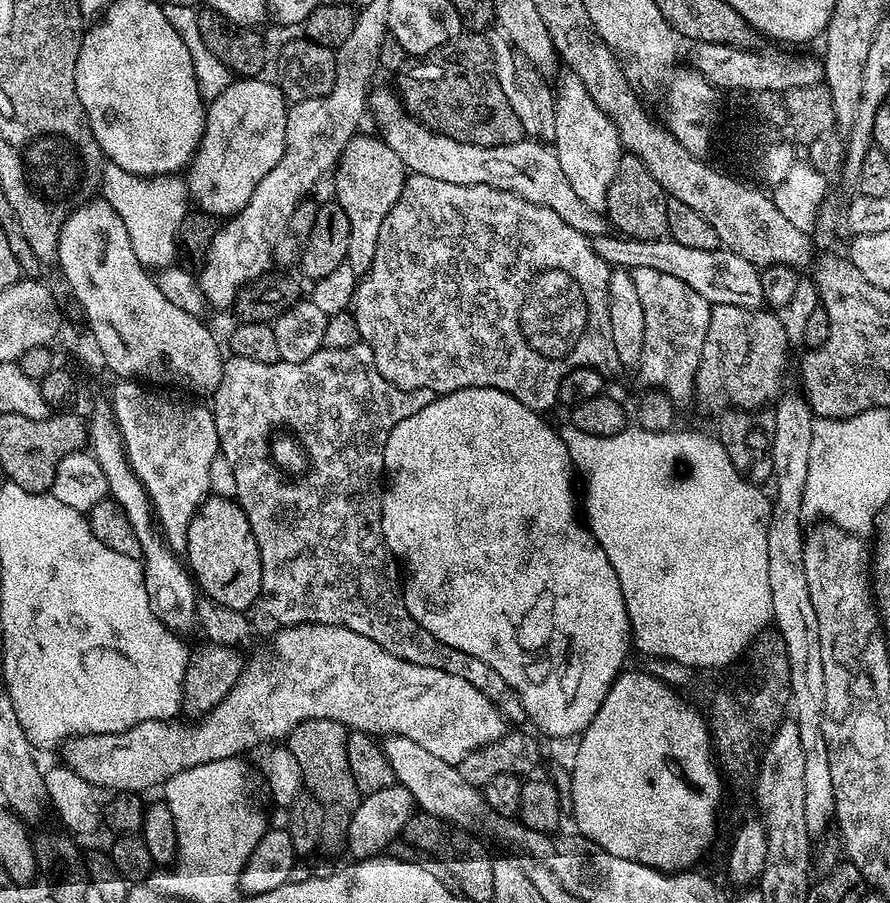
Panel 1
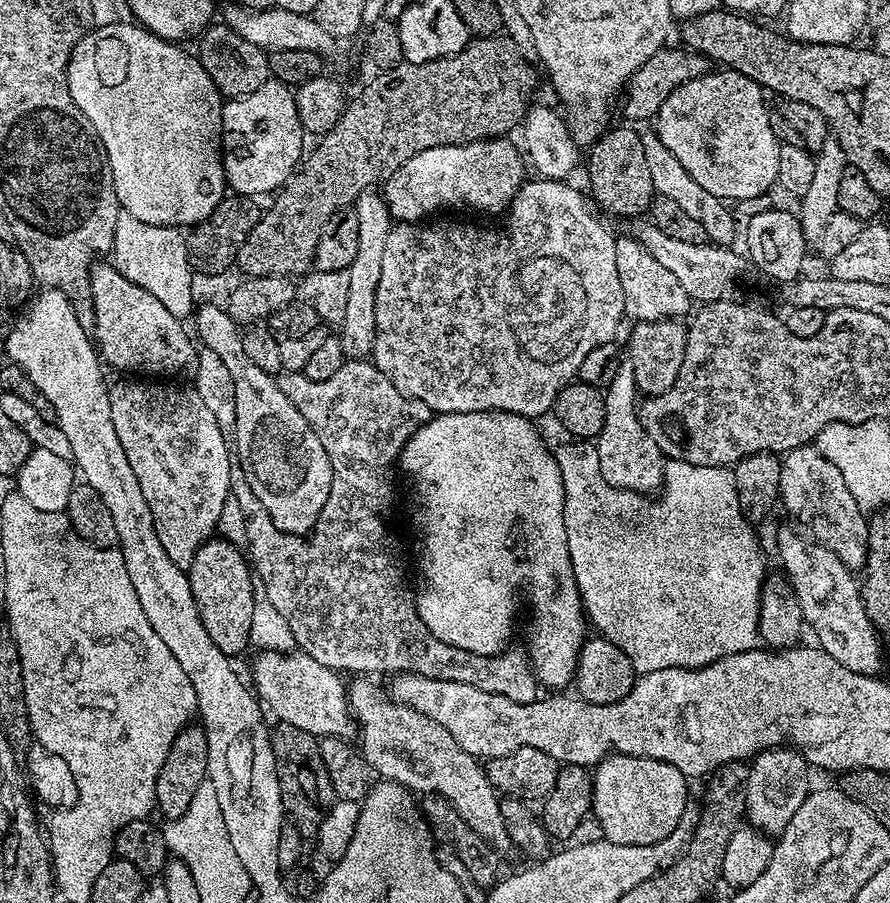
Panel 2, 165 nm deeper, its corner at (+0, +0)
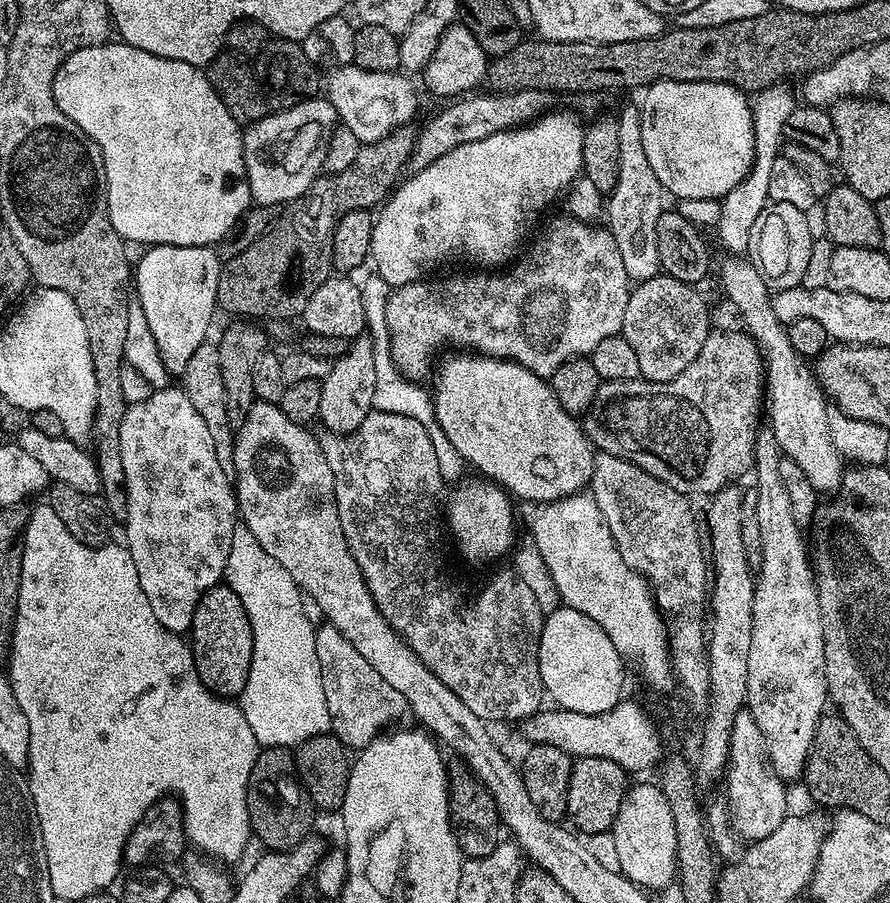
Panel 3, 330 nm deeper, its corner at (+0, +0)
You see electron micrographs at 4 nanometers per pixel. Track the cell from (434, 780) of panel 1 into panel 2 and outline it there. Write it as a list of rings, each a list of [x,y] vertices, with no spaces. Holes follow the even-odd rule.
[[[292,650],[287,654],[260,654],[252,664],[252,680],[255,695],[263,701],[269,713],[272,711],[277,716],[275,719],[279,723],[298,726],[298,730],[306,730],[317,738],[348,738],[351,732],[353,735],[357,731],[349,693],[346,688],[344,692],[344,684],[340,681],[343,679],[332,669],[322,666],[322,662],[314,662],[314,658],[304,652]]]

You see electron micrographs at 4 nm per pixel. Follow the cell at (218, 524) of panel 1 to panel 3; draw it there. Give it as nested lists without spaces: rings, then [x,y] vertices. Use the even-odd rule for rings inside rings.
[[[227,583],[215,584],[210,590],[206,590],[206,594],[202,594],[202,598],[194,610],[194,618],[190,629],[191,636],[190,647],[200,681],[208,687],[210,692],[215,692],[217,696],[239,697],[246,686],[246,678],[250,674],[254,638],[252,637],[250,618],[246,614],[246,606],[242,606],[242,598],[238,598],[238,594],[234,594],[234,590],[230,590]]]

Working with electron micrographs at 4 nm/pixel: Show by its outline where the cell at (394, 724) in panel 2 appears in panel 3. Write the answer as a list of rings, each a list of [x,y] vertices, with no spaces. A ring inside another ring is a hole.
[[[327,622],[321,625],[316,628],[314,650],[318,650],[318,662],[322,670],[322,690],[326,690],[326,706],[332,719],[331,731],[343,742],[345,748],[359,750],[381,735],[382,730],[392,726],[387,724],[394,723],[403,712],[407,713],[408,703],[406,698],[402,698],[402,694],[398,694],[398,690],[394,690],[394,686],[390,686],[390,682],[384,681],[382,674],[378,674],[374,666],[370,666],[370,662],[366,662],[366,658],[362,658],[362,654],[358,654],[358,650],[354,650],[354,646],[350,646],[350,642],[346,642],[346,638],[335,626]]]

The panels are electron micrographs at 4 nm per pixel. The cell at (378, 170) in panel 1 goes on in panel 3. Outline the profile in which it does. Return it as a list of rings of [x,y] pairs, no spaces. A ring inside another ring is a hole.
[[[367,335],[356,337],[348,345],[344,356],[331,361],[320,381],[322,402],[320,403],[319,423],[324,423],[329,433],[349,433],[358,430],[363,419],[374,407],[374,346]]]

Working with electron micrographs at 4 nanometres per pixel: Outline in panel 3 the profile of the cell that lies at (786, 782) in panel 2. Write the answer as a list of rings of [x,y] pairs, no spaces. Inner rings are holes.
[[[763,427],[756,433],[756,459],[754,461],[754,473],[756,472],[756,485],[754,491],[757,496],[757,502],[754,509],[754,515],[758,520],[759,533],[762,534],[762,566],[755,573],[754,579],[756,589],[754,590],[754,614],[752,615],[752,629],[750,630],[750,663],[746,669],[746,682],[748,683],[748,699],[746,701],[746,710],[754,714],[754,722],[758,722],[758,730],[762,730],[762,738],[766,746],[768,761],[772,763],[772,768],[781,780],[791,782],[799,781],[804,775],[804,767],[808,761],[808,755],[814,742],[814,734],[818,730],[818,722],[821,716],[825,715],[826,708],[824,704],[829,703],[828,687],[826,686],[826,674],[824,673],[824,639],[822,638],[822,610],[818,610],[818,590],[816,589],[816,580],[814,577],[814,568],[810,563],[810,548],[804,545],[804,536],[800,533],[802,528],[801,521],[796,520],[794,510],[791,509],[789,495],[782,486],[781,475],[778,474],[778,464],[782,457],[778,442],[771,427]]]

